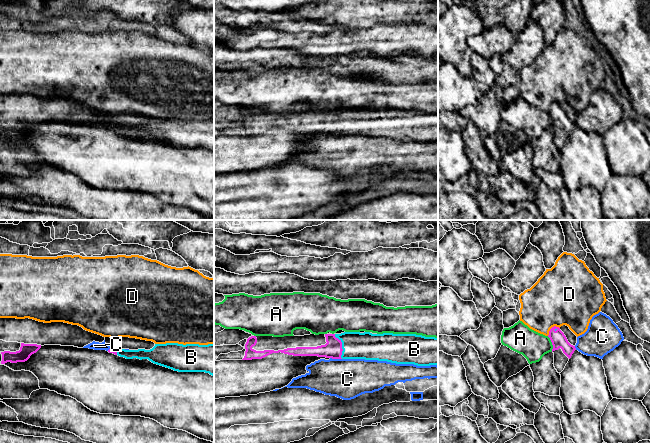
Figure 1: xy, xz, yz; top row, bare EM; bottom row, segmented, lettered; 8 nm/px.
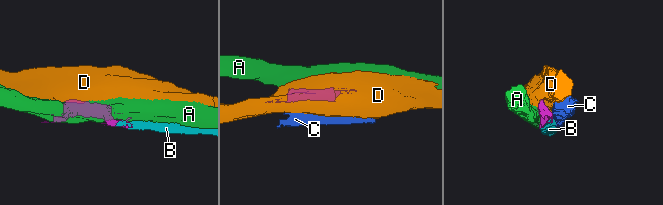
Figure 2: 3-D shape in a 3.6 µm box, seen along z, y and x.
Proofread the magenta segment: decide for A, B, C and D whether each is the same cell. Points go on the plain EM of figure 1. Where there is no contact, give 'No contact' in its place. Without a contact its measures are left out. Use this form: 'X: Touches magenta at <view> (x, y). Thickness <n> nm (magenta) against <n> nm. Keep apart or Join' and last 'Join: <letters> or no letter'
A: Touches magenta at yz (552, 120). Thickness 120 nm (magenta) against 220 nm. Keep apart
B: Touches magenta at xz (341, 122). Thickness 140 nm (magenta) against 220 nm. Join
C: Touches magenta at xz (336, 134). Thickness 140 nm (magenta) against 320 nm. Keep apart
D: Touches magenta at yz (551, 104). Thickness 120 nm (magenta) against 440 nm. Keep apart
Join: B

